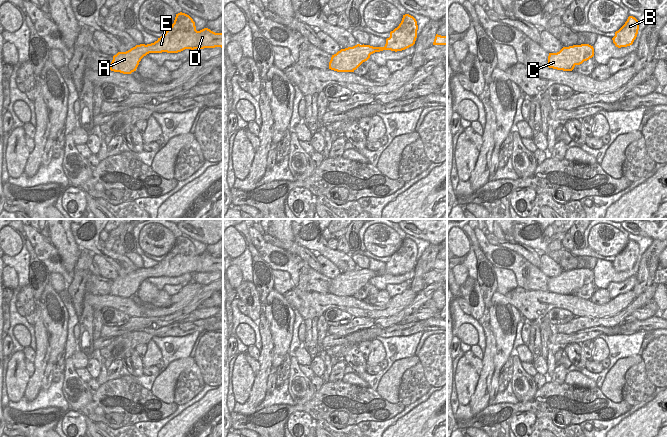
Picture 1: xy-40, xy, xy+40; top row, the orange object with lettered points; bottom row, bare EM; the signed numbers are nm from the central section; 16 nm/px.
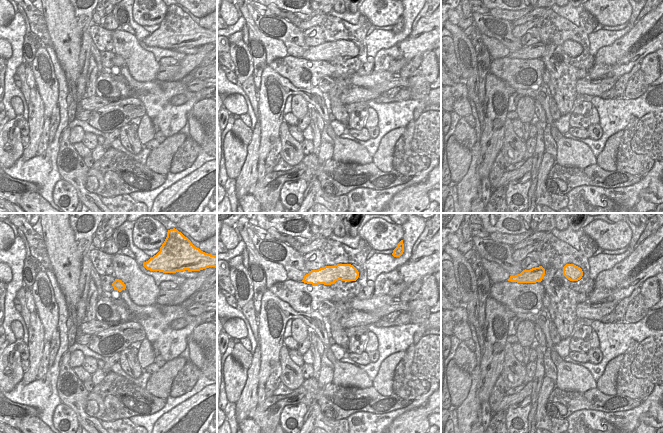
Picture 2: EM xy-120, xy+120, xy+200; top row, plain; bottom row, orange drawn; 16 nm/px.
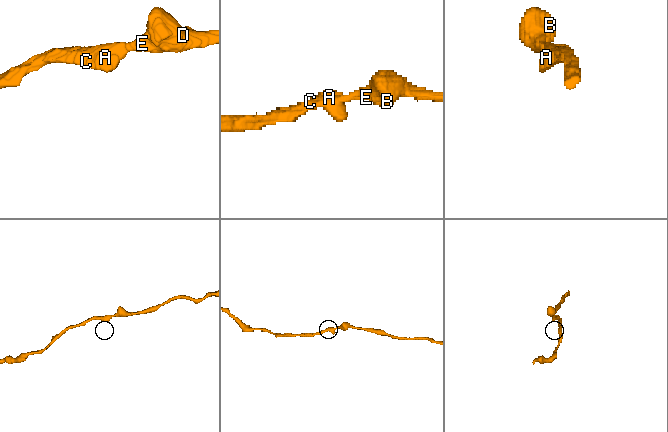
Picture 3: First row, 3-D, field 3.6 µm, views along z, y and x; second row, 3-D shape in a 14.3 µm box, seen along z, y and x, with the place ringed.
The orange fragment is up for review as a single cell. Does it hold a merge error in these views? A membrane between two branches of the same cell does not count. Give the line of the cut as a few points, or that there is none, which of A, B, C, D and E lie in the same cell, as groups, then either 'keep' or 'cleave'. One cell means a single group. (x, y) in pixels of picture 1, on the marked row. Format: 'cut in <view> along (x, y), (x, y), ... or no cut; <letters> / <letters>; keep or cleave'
no cut; A B C D E; keep

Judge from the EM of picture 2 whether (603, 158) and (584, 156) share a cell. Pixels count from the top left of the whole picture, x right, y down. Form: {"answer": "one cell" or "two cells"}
{"answer": "two cells"}

